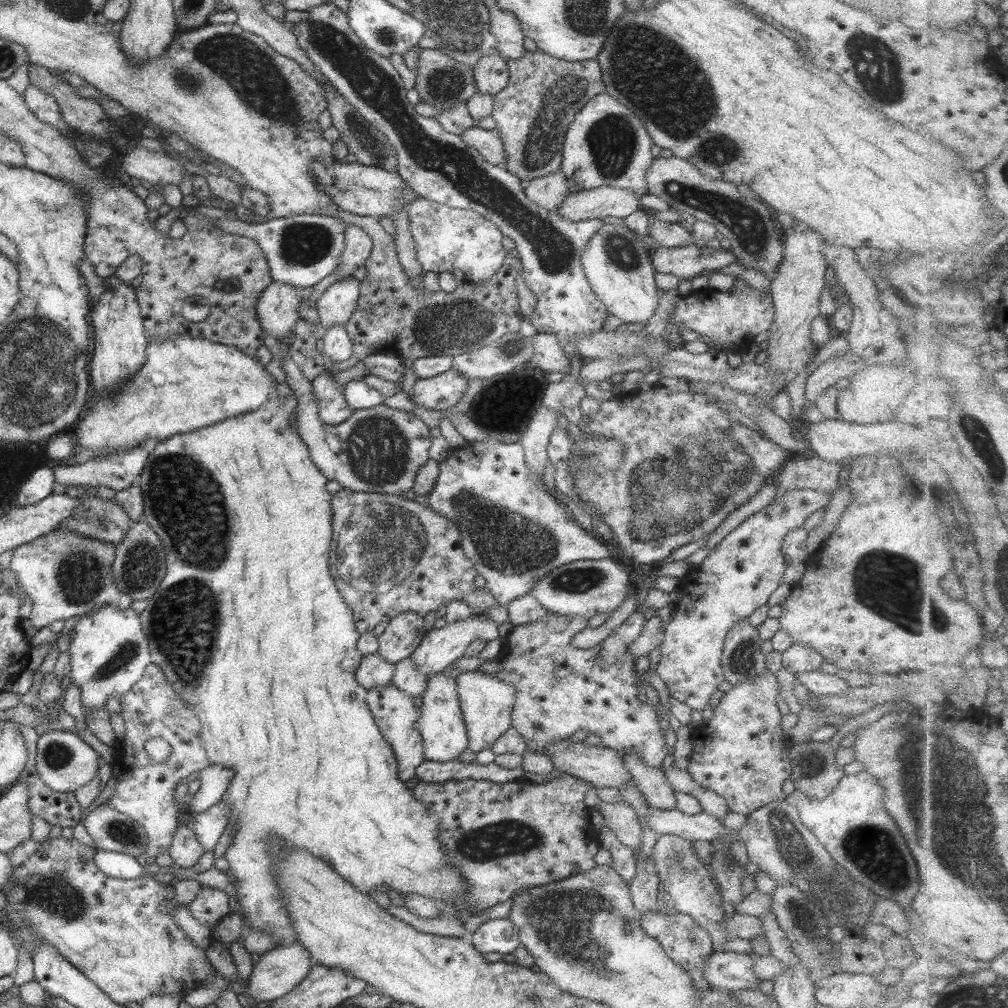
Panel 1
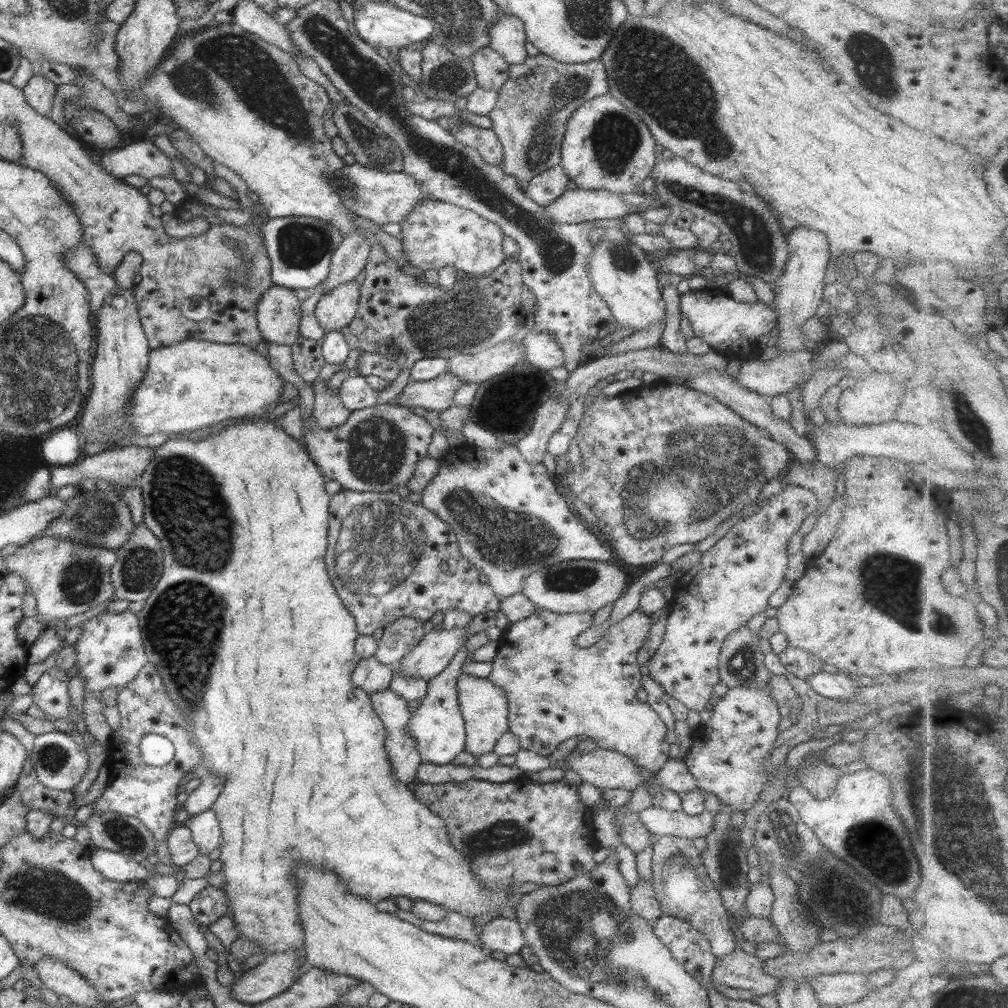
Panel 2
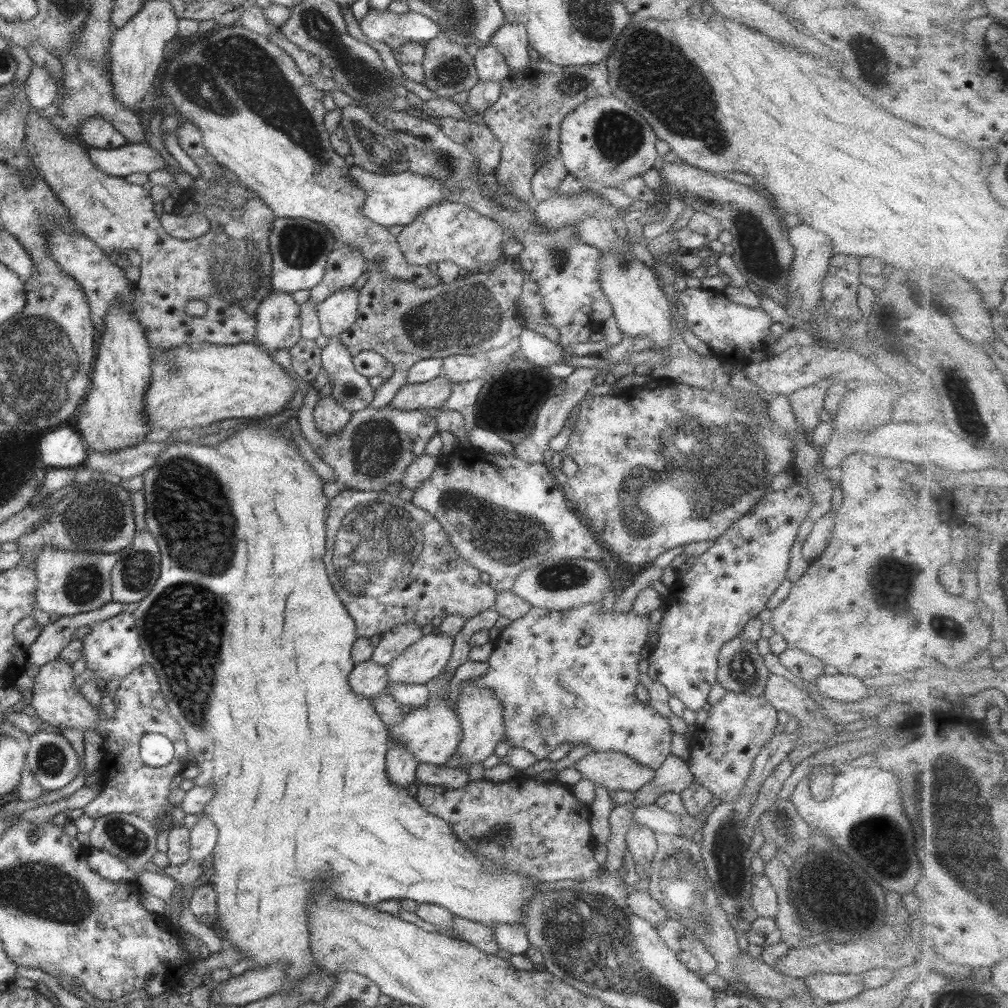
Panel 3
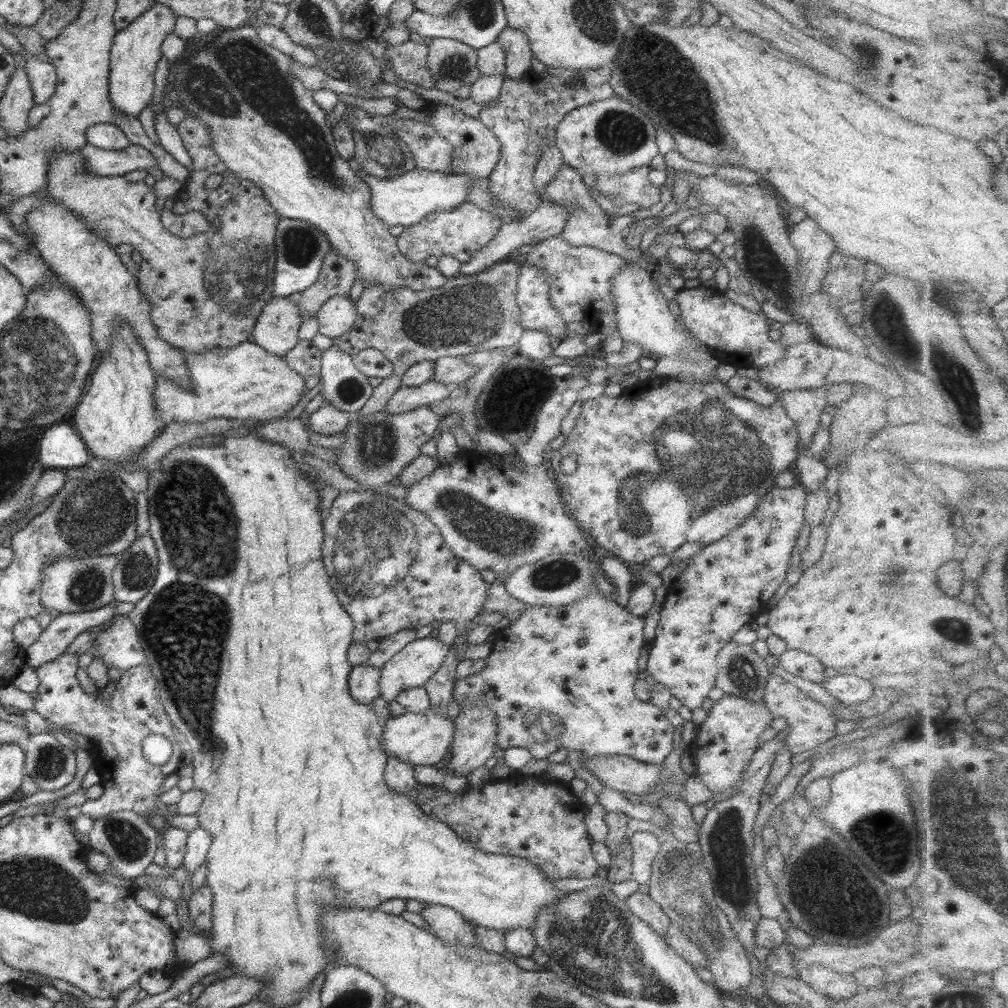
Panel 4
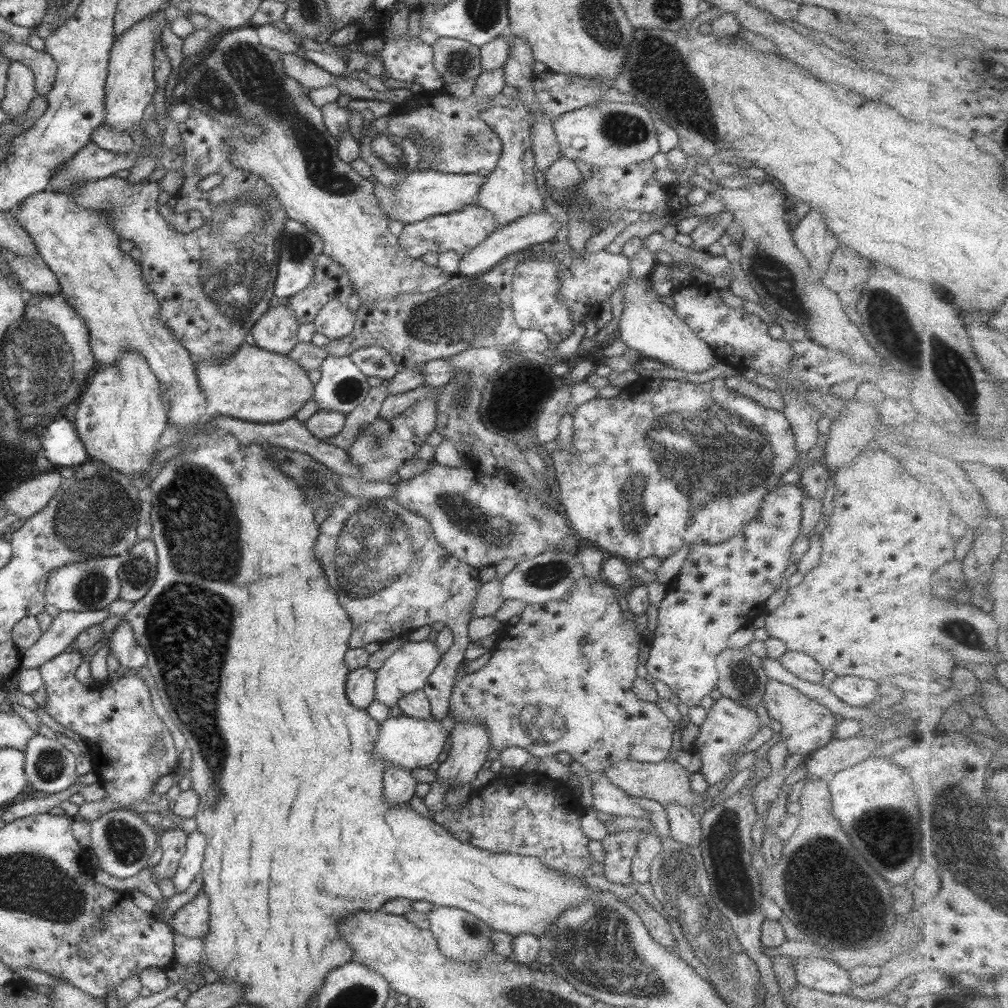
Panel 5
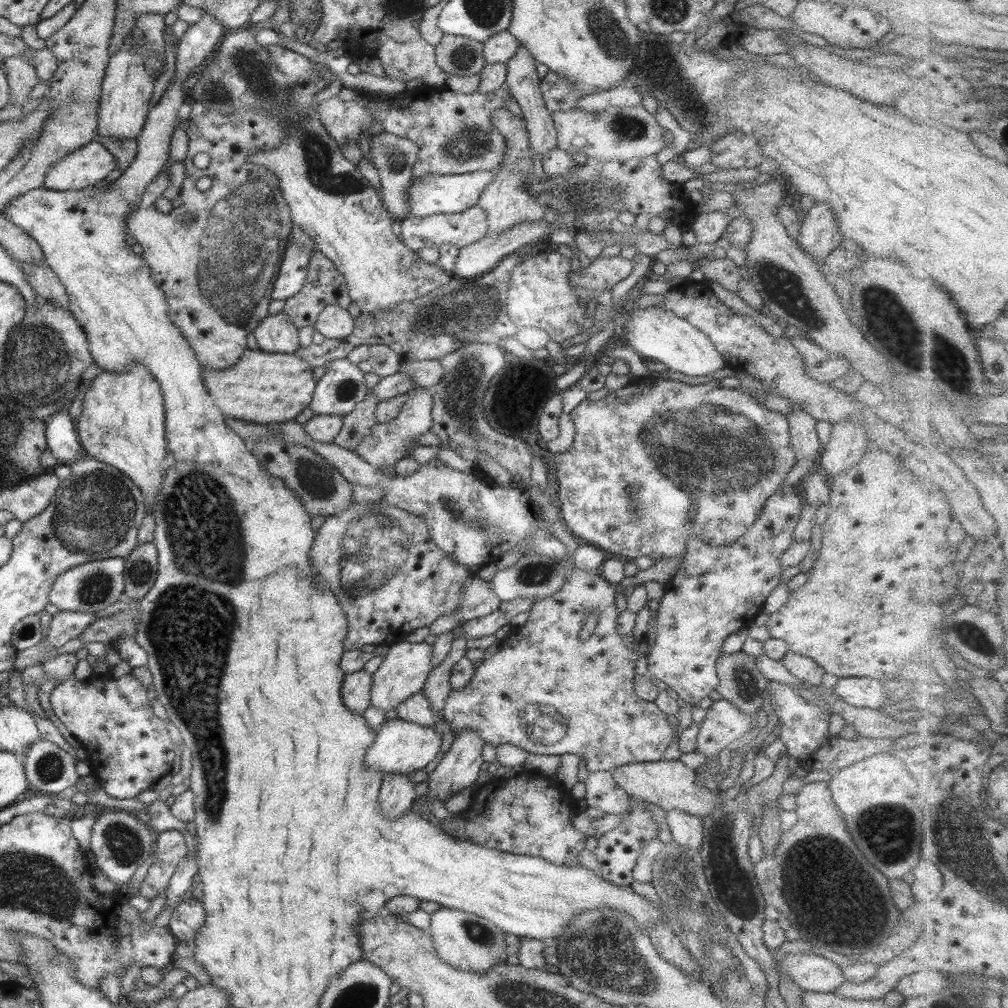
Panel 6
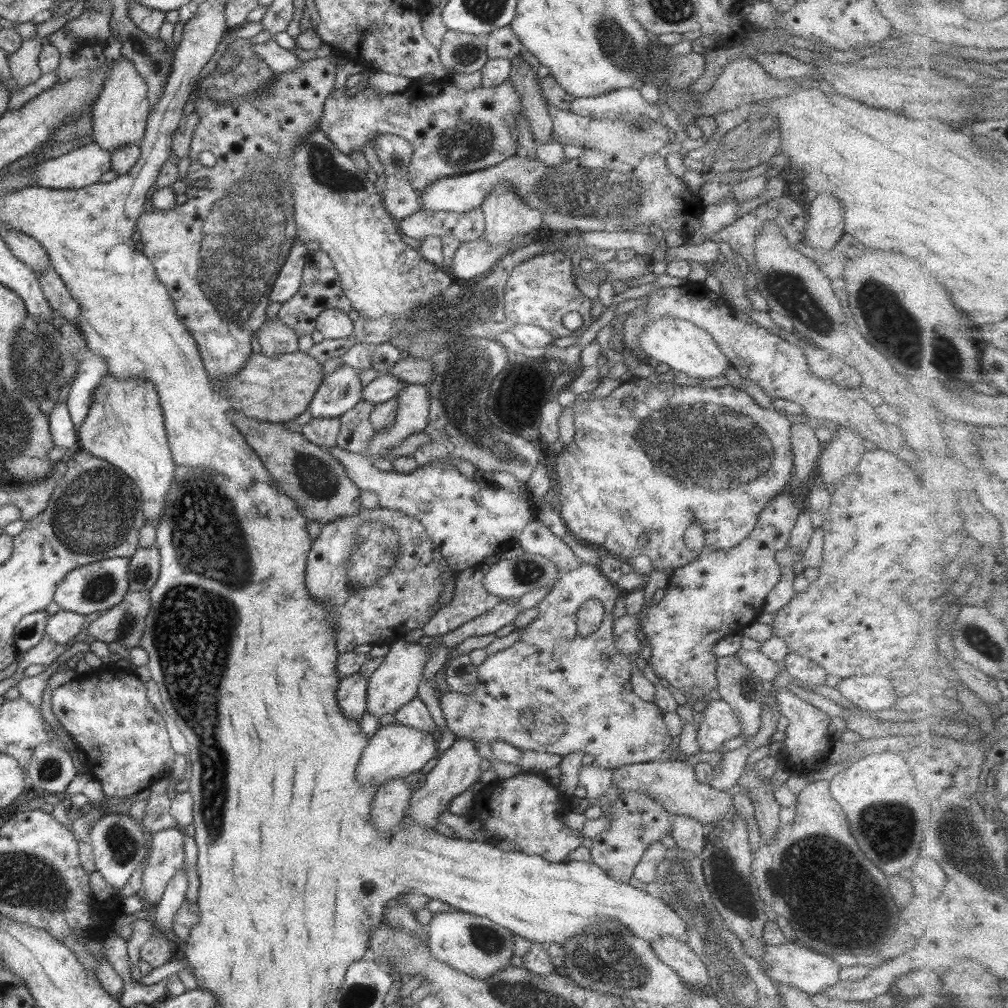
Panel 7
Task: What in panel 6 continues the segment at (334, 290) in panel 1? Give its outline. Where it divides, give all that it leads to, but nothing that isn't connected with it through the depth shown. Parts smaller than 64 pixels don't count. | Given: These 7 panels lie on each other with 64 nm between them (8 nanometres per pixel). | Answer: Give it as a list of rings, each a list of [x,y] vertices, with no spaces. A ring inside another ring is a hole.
[[[331,304],[322,309],[313,327],[327,339],[343,339],[352,334],[355,318],[348,313],[348,309]]]

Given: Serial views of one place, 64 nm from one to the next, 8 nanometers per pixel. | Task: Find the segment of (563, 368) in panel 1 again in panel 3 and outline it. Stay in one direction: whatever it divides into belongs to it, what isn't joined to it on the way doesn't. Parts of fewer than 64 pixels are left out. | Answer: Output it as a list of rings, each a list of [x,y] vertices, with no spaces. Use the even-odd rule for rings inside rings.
[[[525,328],[519,336],[521,348],[519,354],[536,366],[548,368],[552,364],[559,364],[562,361],[563,347],[556,344],[536,331]]]

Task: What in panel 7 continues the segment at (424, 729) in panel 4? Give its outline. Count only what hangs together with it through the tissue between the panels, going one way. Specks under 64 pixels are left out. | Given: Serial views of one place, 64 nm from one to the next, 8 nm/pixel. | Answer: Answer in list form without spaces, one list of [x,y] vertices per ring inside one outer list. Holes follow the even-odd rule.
[[[395,723],[380,727],[364,748],[359,765],[357,779],[361,785],[380,786],[389,778],[406,778],[410,773],[420,771],[428,761],[436,760],[438,743],[432,733]]]

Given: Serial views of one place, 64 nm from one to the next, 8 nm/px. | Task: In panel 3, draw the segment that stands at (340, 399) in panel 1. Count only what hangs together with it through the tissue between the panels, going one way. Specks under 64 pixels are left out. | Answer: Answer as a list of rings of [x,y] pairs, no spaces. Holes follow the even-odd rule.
[[[333,396],[318,399],[314,410],[316,428],[326,436],[344,430],[344,426],[350,422],[352,416],[353,413],[345,410]]]

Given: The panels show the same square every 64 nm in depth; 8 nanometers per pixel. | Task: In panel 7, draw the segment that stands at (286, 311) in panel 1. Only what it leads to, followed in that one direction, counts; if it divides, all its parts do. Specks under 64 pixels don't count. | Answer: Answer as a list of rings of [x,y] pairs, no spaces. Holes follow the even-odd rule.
[[[267,318],[256,332],[261,344],[261,353],[270,358],[277,358],[281,354],[290,354],[299,350],[299,334],[282,321]]]

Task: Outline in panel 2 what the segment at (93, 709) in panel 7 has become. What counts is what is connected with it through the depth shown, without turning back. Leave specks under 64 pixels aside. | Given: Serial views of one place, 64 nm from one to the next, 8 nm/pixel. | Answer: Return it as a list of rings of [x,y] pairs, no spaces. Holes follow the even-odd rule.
[[[146,663],[134,681],[119,690],[117,707],[121,716],[121,727],[113,730],[111,744],[105,763],[109,767],[109,781],[93,813],[113,810],[115,813],[137,818],[153,834],[155,844],[167,840],[169,832],[176,826],[174,814],[181,808],[174,798],[180,780],[196,767],[203,766],[202,751],[193,743],[189,724],[180,716],[176,704],[164,690],[156,665]],[[54,666],[42,673],[33,686],[33,704],[36,704],[45,714],[45,719],[56,721],[70,718],[75,723],[77,714],[70,708],[68,695],[68,679],[66,670]],[[146,734],[160,734],[170,740],[175,748],[174,760],[162,766],[150,766],[141,757],[140,743]]]

